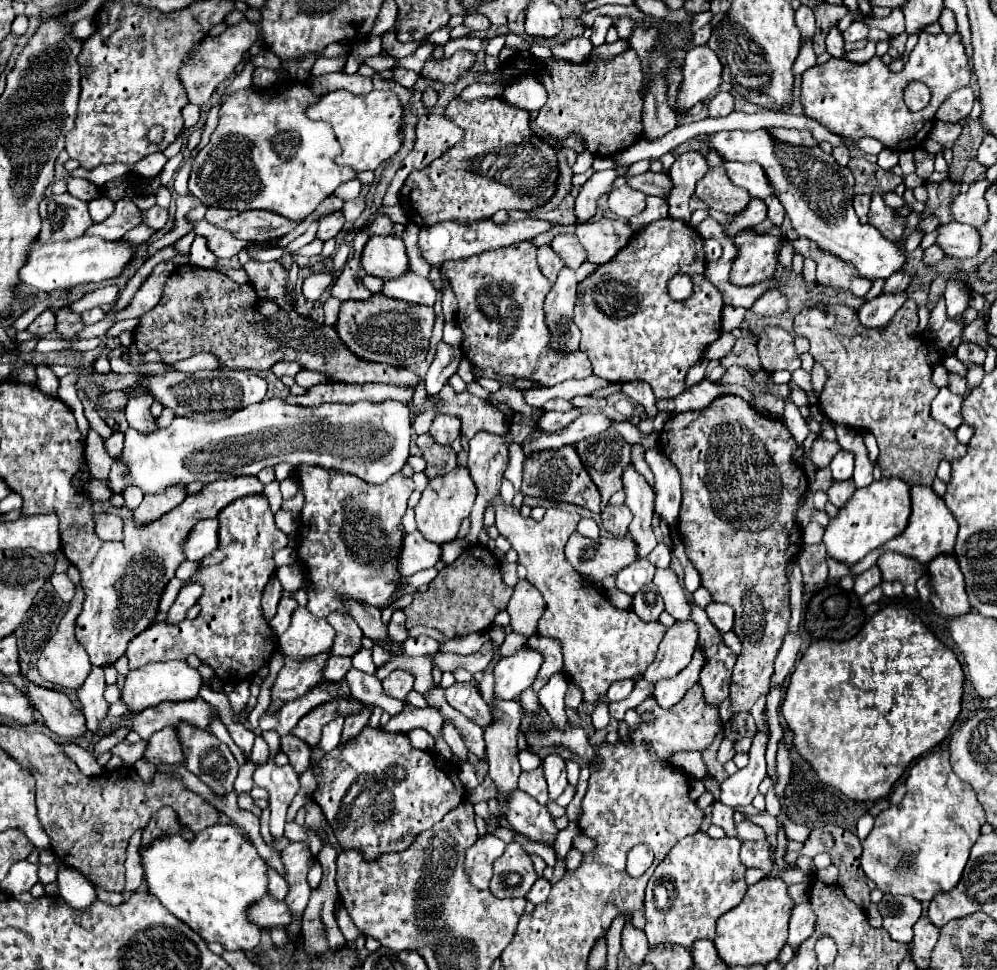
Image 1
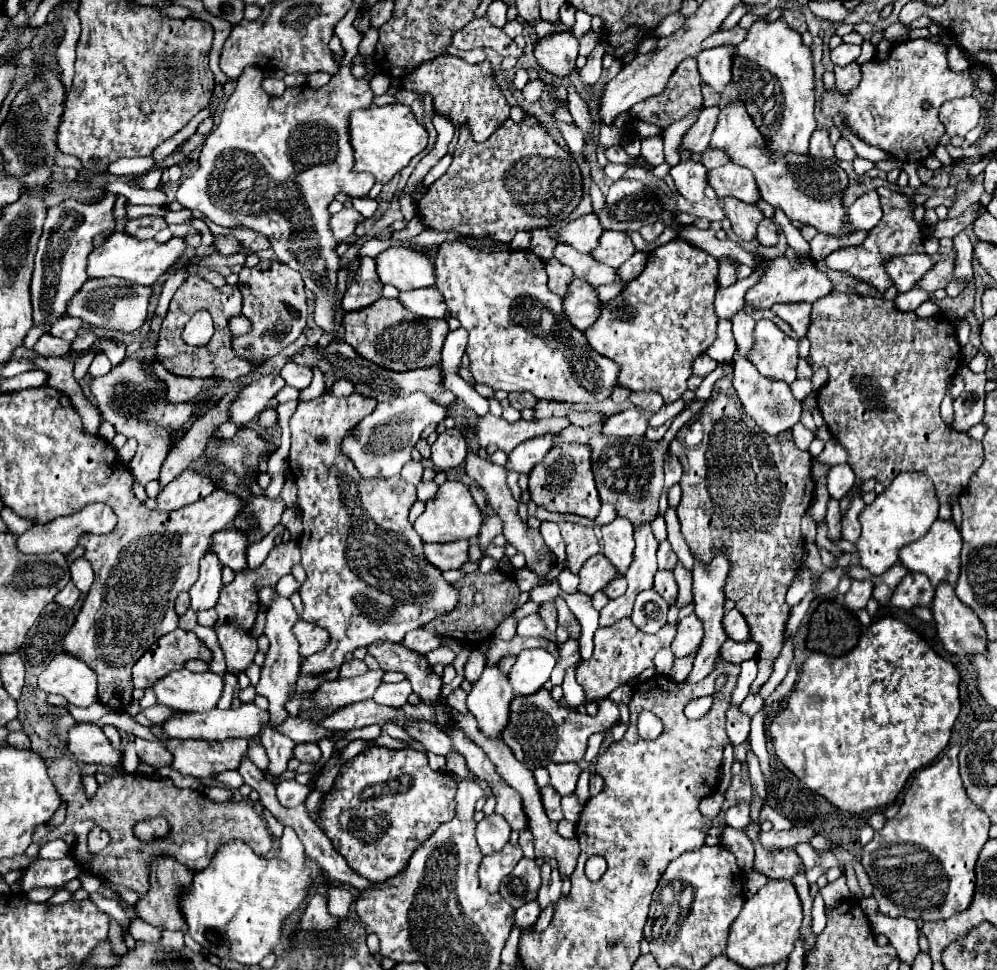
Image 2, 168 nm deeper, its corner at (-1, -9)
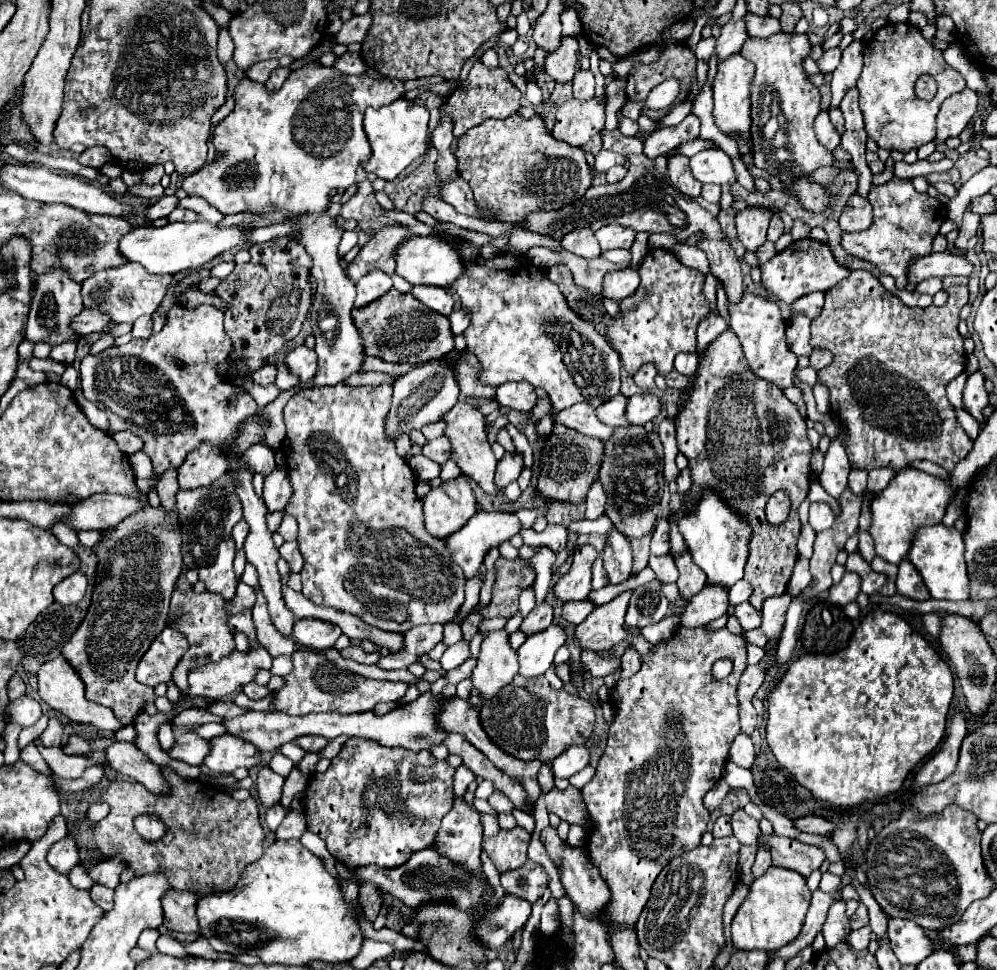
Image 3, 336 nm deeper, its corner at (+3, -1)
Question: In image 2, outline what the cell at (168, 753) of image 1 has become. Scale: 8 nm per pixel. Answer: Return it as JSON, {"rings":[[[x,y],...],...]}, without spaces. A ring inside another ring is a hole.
{"rings":[[[168,739],[168,749],[174,755],[170,767],[196,779],[214,779],[222,771],[238,769],[246,755],[246,747],[246,739],[224,739],[220,743],[198,739]]]}

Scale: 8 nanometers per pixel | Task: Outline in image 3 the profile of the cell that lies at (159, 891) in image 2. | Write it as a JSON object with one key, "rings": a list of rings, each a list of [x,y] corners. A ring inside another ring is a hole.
{"rings":[[[168,889],[162,897],[162,909],[164,909],[164,925],[170,931],[180,933],[194,933],[198,931],[196,923],[196,893],[194,891],[176,891]]]}

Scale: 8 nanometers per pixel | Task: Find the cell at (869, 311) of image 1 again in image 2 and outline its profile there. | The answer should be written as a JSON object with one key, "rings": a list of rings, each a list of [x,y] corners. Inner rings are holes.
{"rings":[[[912,289],[908,293],[900,293],[896,297],[896,307],[900,311],[916,311],[924,301],[938,301],[938,299],[944,299],[946,297],[946,291],[940,289],[940,291],[934,291],[934,293],[926,293],[926,291],[920,291],[920,289]]]}

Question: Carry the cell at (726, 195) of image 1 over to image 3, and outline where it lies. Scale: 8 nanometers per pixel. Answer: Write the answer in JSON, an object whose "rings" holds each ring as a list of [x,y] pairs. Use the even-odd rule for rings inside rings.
{"rings":[[[746,207],[736,215],[736,231],[738,239],[746,247],[746,251],[756,251],[766,241],[766,229],[772,211],[764,207]]]}

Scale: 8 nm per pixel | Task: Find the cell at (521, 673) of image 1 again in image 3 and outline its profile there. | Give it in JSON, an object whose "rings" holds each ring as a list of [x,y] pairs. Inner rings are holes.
{"rings":[[[552,625],[544,633],[536,633],[528,637],[518,649],[520,675],[528,679],[544,675],[550,669],[554,655],[564,645],[564,641],[566,635],[558,625]]]}

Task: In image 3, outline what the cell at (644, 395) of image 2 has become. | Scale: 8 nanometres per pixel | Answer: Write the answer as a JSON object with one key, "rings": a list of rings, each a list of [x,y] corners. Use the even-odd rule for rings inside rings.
{"rings":[[[648,363],[648,365],[642,365],[640,371],[634,375],[634,383],[642,389],[654,389],[654,377],[656,377],[656,367]]]}

